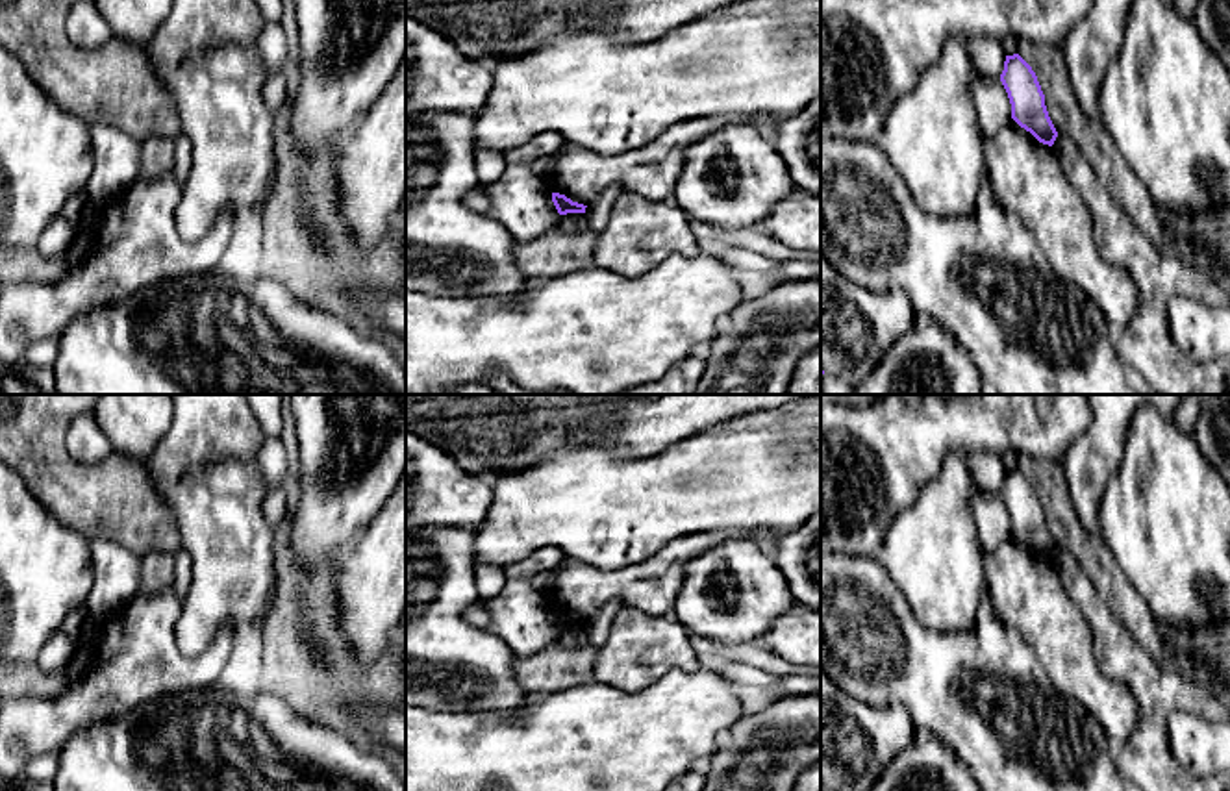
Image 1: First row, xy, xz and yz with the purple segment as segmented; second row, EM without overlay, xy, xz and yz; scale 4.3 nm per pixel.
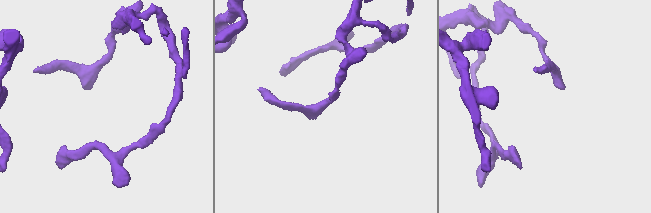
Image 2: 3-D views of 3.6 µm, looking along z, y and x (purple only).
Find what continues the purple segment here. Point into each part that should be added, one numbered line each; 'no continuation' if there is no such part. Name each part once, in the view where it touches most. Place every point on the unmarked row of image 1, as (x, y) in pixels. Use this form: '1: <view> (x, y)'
no continuation

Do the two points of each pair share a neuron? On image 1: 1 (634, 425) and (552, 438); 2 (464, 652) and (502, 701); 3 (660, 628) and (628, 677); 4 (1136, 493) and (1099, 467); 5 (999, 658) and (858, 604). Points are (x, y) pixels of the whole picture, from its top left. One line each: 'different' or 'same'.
1: same
2: same
3: same
4: different
5: same

